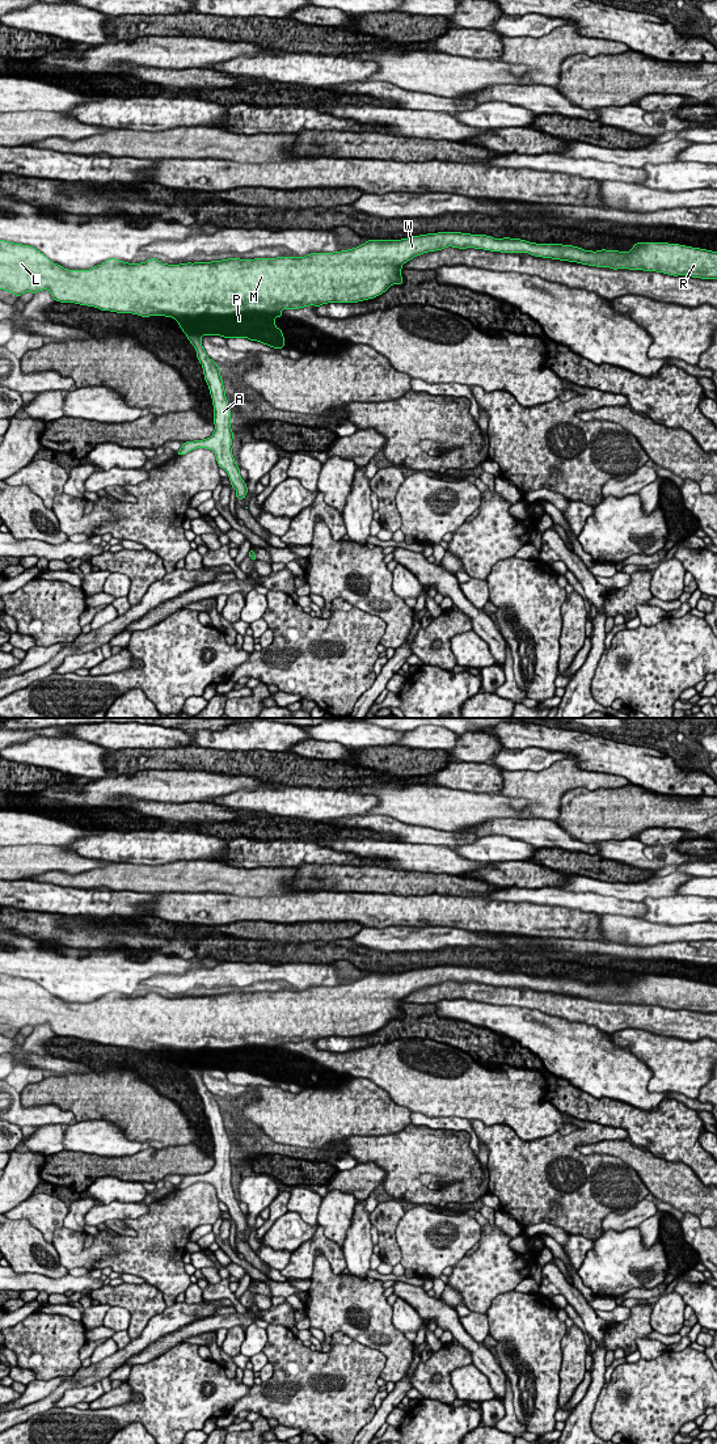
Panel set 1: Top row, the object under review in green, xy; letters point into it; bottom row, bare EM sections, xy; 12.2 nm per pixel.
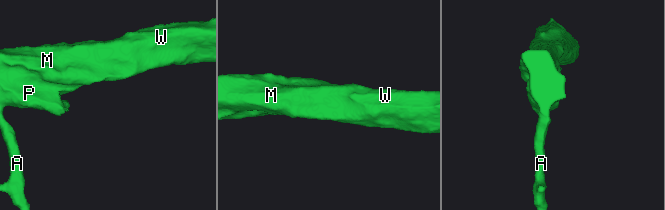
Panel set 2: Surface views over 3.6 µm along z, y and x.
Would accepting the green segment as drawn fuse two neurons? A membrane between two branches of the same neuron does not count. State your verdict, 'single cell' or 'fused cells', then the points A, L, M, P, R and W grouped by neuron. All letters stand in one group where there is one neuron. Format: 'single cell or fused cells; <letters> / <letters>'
fused cells; A L M R W / P

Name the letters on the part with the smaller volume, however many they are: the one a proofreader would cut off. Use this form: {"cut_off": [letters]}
{"cut_off": ["P"]}

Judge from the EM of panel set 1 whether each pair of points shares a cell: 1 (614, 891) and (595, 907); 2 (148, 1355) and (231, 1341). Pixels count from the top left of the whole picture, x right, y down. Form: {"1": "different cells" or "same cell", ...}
{"1": "different cells", "2": "different cells"}

